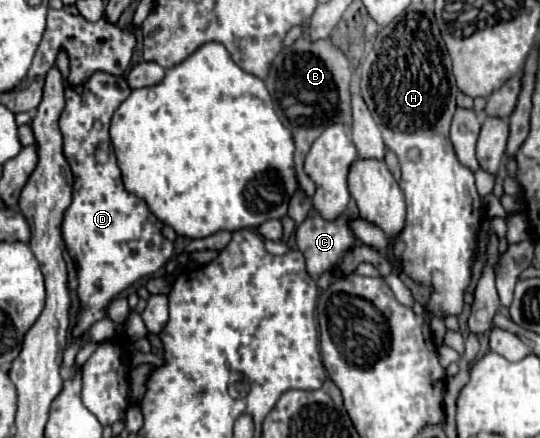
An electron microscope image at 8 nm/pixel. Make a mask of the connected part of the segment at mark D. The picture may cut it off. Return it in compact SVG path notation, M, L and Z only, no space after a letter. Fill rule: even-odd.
M94 73L88 83L84 85L84 93L78 95L74 89L66 89L66 107L60 115L60 131L64 135L64 155L72 167L74 175L74 195L72 195L72 205L64 213L62 221L62 235L66 249L70 257L76 263L78 271L78 317L76 325L72 329L72 337L80 339L86 335L86 331L100 319L106 317L106 309L110 301L120 295L128 285L134 281L158 273L174 255L174 245L164 239L162 231L162 221L158 221L146 203L136 197L134 193L128 193L122 183L122 175L114 157L112 141L108 135L110 129L110 119L112 113L118 109L118 105L130 95L130 87L124 77L114 77L108 73Z

